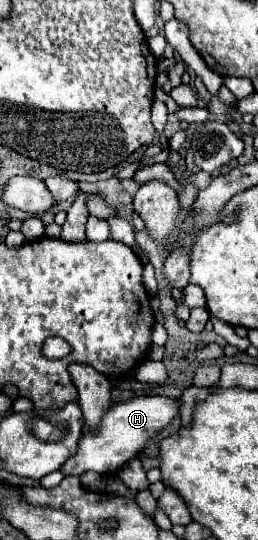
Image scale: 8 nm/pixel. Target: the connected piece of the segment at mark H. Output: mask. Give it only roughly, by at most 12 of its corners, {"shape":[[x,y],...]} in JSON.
{"shape":[[158,395],[112,405],[86,427],[64,477],[116,473],[178,415]]}

